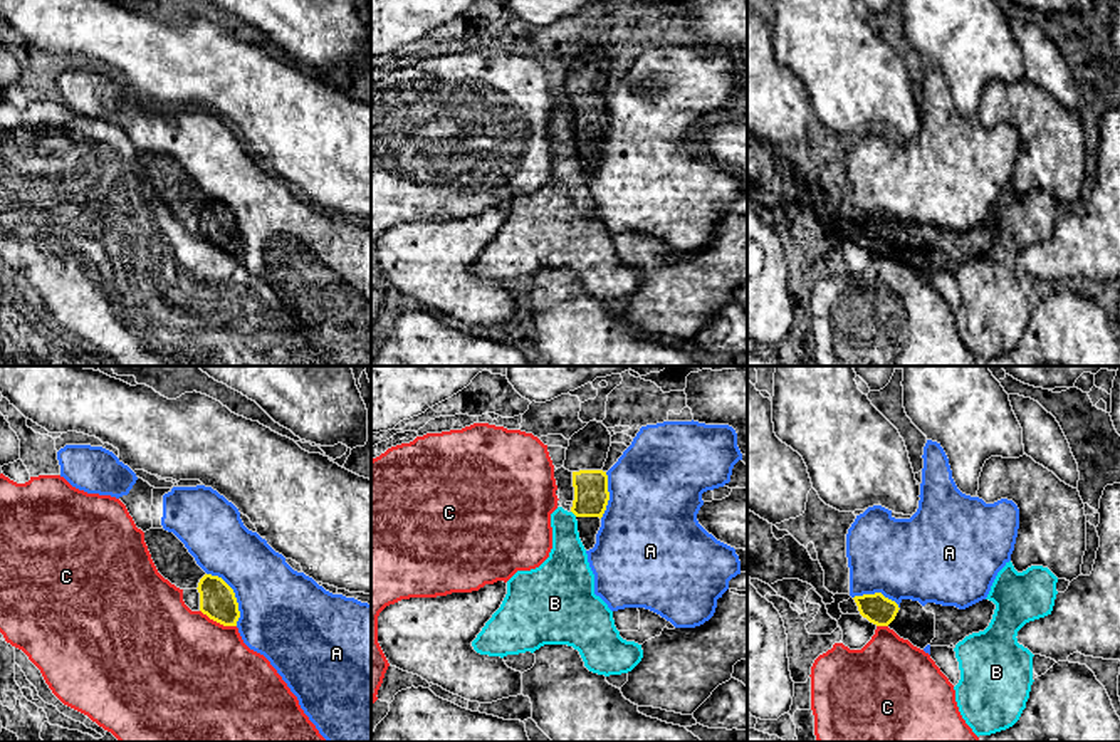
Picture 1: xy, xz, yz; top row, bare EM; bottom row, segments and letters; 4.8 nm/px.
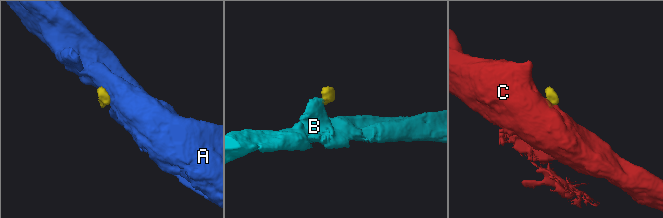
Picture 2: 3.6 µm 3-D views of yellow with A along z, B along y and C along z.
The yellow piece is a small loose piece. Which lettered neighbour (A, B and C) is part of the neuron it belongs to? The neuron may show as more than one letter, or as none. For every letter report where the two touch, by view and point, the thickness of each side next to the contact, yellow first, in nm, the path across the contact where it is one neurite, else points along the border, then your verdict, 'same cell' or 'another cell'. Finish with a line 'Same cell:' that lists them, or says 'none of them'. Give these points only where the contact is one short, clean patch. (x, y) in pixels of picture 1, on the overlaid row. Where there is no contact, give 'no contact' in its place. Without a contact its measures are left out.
A: contact xy (234, 595); calibres 180 and 420 nm; border xy (207, 573), (217, 574), (232, 590), (239, 611), (237, 625); another cell
B: contact xz (575, 514); calibres 170 and 190 nm; border xz (571, 511), (576, 516); another cell
C: contact xy (219, 621); calibres 180 and 480 nm; border xy (200, 610), (224, 625), (235, 627); another cell
Same cell: none of them

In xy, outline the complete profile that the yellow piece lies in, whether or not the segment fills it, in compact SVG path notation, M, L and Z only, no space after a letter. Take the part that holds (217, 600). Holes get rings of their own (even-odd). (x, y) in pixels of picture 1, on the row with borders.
M205 574L198 583L200 611L223 626L237 626L240 618L233 589L218 576Z

